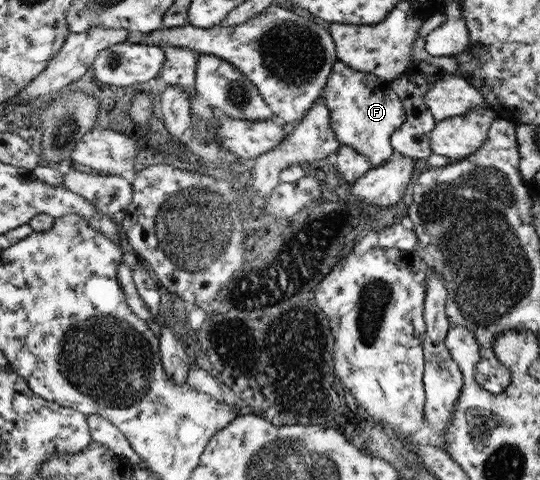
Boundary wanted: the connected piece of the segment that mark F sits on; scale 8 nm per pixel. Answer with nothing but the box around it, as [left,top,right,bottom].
[323,61,405,168]

